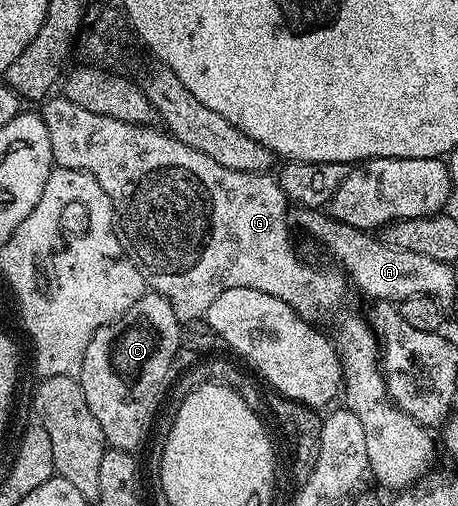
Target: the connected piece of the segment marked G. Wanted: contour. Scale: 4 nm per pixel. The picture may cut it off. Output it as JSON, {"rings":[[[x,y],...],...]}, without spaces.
{"rings":[[[61,94],[51,95],[42,106],[43,108],[40,108],[40,115],[44,126],[48,126],[48,142],[52,142],[52,154],[54,155],[55,165],[59,168],[71,168],[72,170],[80,170],[81,172],[90,172],[92,178],[96,178],[96,182],[100,182],[100,186],[104,186],[104,194],[108,194],[108,198],[114,207],[118,241],[124,246],[124,250],[130,255],[130,260],[140,270],[142,277],[146,279],[147,285],[153,291],[159,292],[169,302],[179,322],[187,322],[186,320],[201,321],[206,315],[208,306],[212,306],[212,302],[216,302],[216,298],[220,294],[224,294],[224,290],[232,290],[233,288],[264,290],[264,294],[272,294],[272,298],[280,298],[280,302],[292,306],[294,315],[302,316],[311,322],[330,320],[331,326],[334,327],[334,332],[332,331],[334,348],[338,351],[338,357],[342,363],[342,392],[344,393],[344,397],[346,396],[344,404],[345,407],[350,409],[352,414],[356,414],[356,418],[360,418],[360,426],[364,426],[364,443],[368,445],[368,462],[370,463],[368,469],[369,475],[371,477],[374,475],[384,487],[394,488],[393,490],[405,490],[419,483],[427,475],[426,467],[434,460],[434,444],[436,448],[435,437],[434,440],[430,437],[431,429],[412,419],[404,409],[397,408],[393,400],[390,399],[390,395],[386,389],[386,380],[382,377],[379,337],[375,336],[374,330],[370,327],[365,315],[357,316],[356,313],[342,308],[342,299],[346,296],[346,288],[348,289],[347,277],[338,270],[333,272],[330,268],[313,268],[312,265],[305,264],[298,257],[298,252],[294,249],[294,240],[290,237],[292,224],[288,219],[288,208],[286,212],[288,201],[284,190],[278,185],[277,179],[273,175],[260,172],[228,170],[228,166],[220,166],[220,162],[208,158],[208,154],[200,154],[200,150],[192,150],[192,146],[184,146],[184,142],[180,142],[175,136],[171,136],[165,130],[157,132],[157,127],[154,126],[129,124],[128,122],[122,122],[120,118],[104,118],[100,114],[92,114],[92,110],[84,110],[84,106],[76,106],[76,102],[68,102],[68,98]]]}

